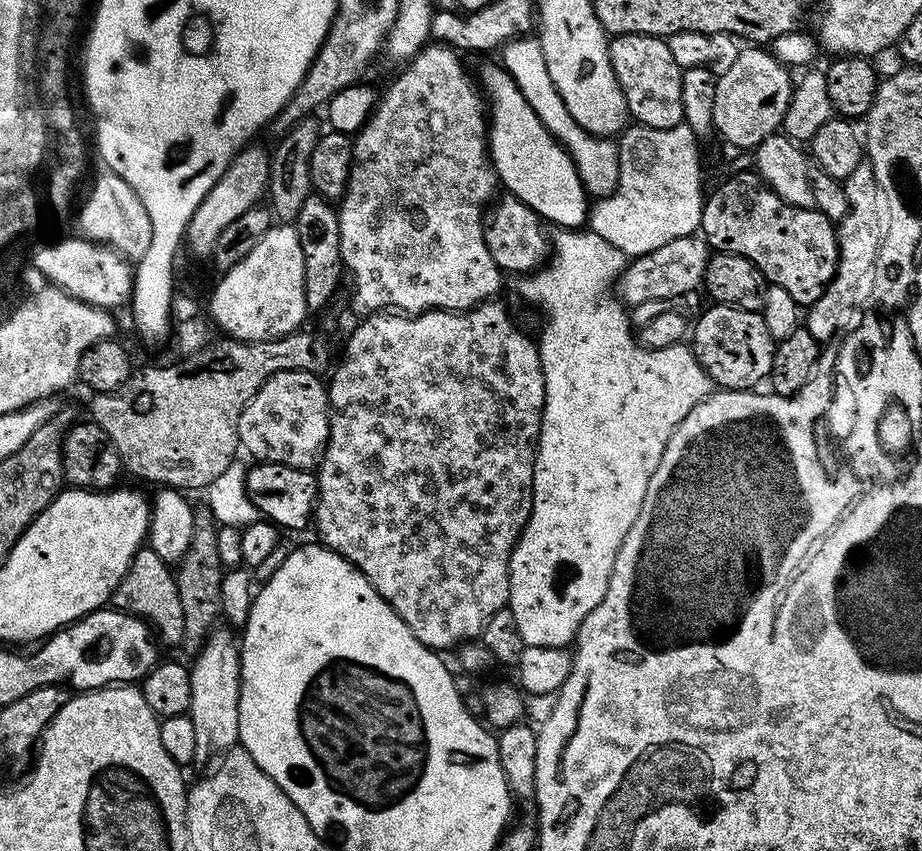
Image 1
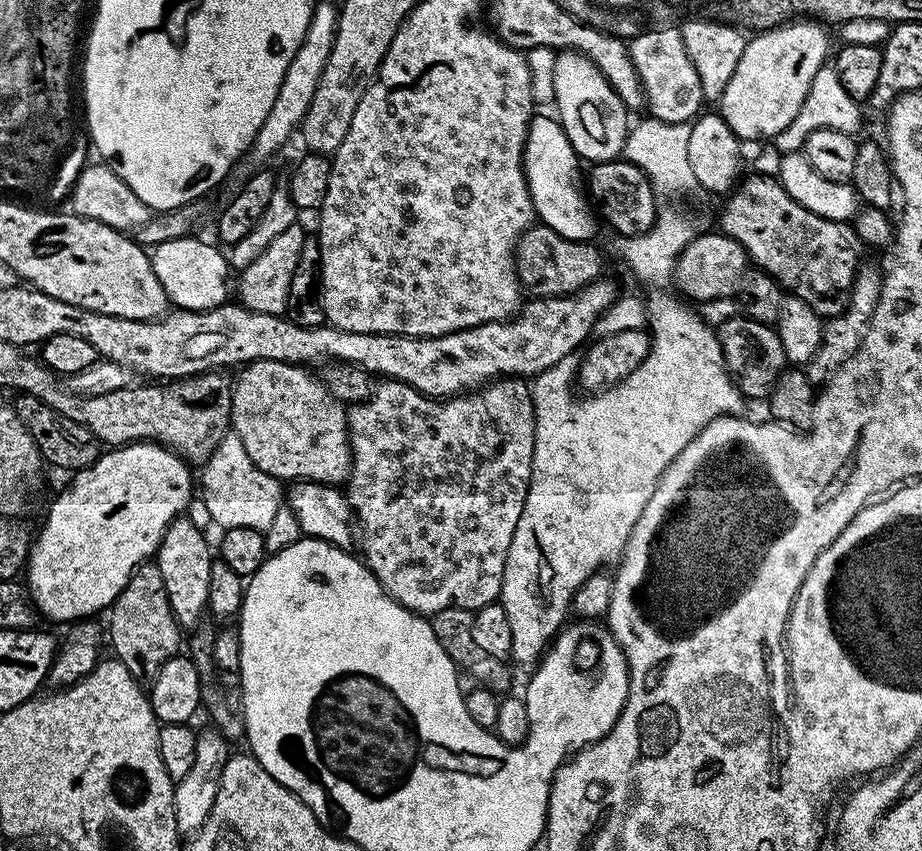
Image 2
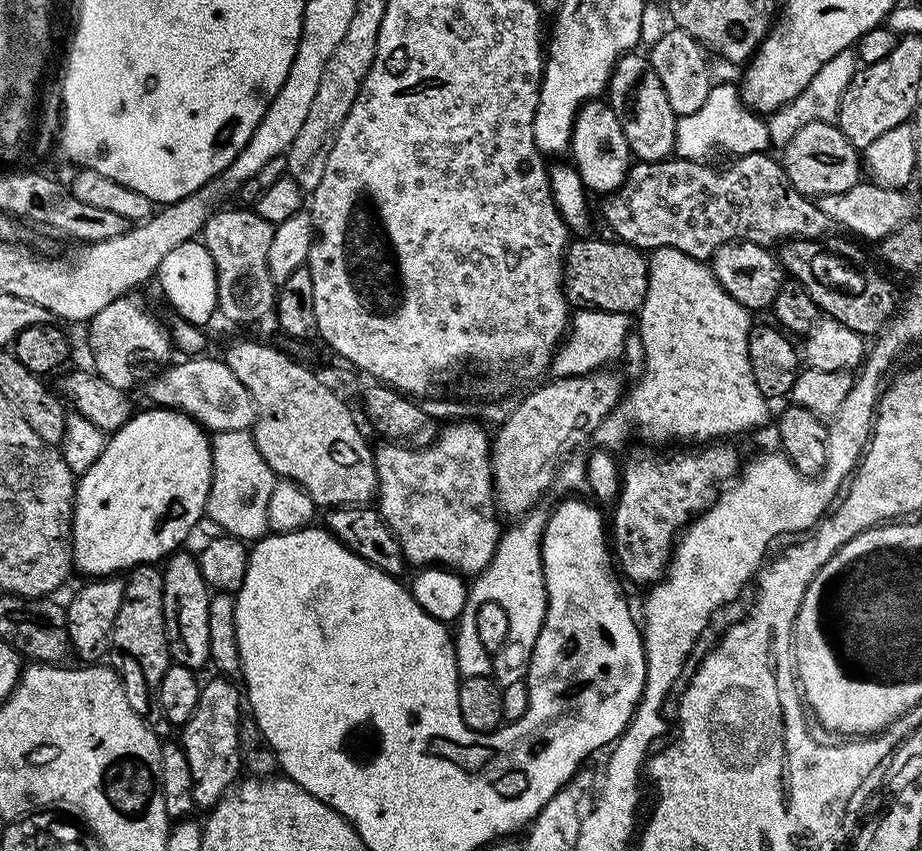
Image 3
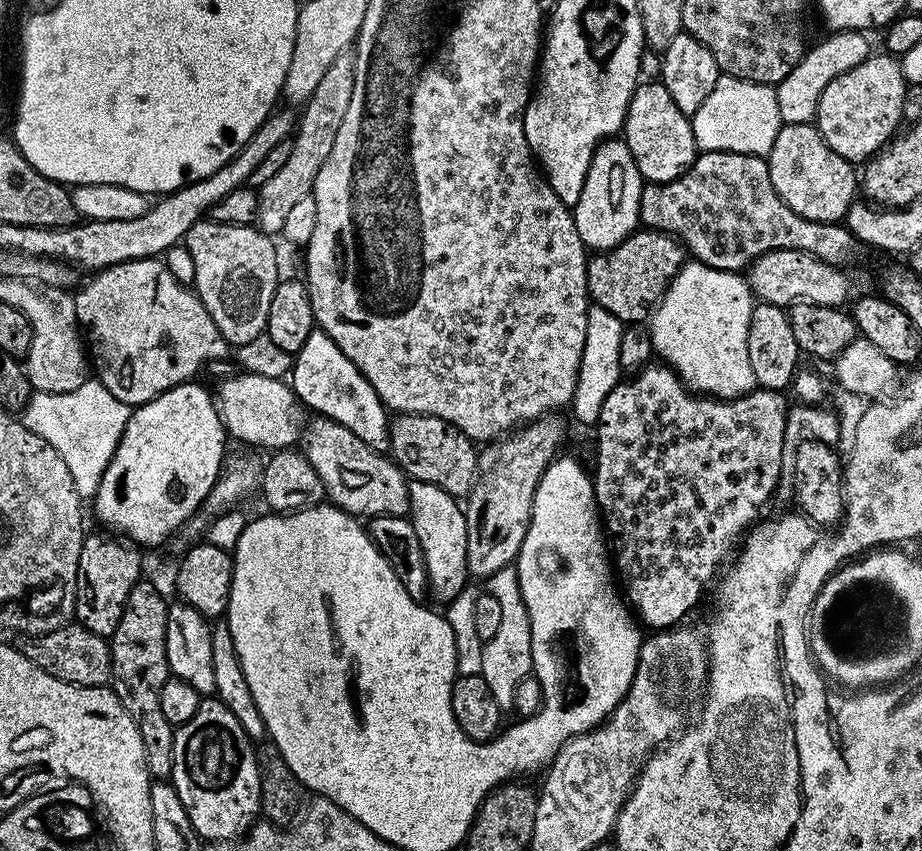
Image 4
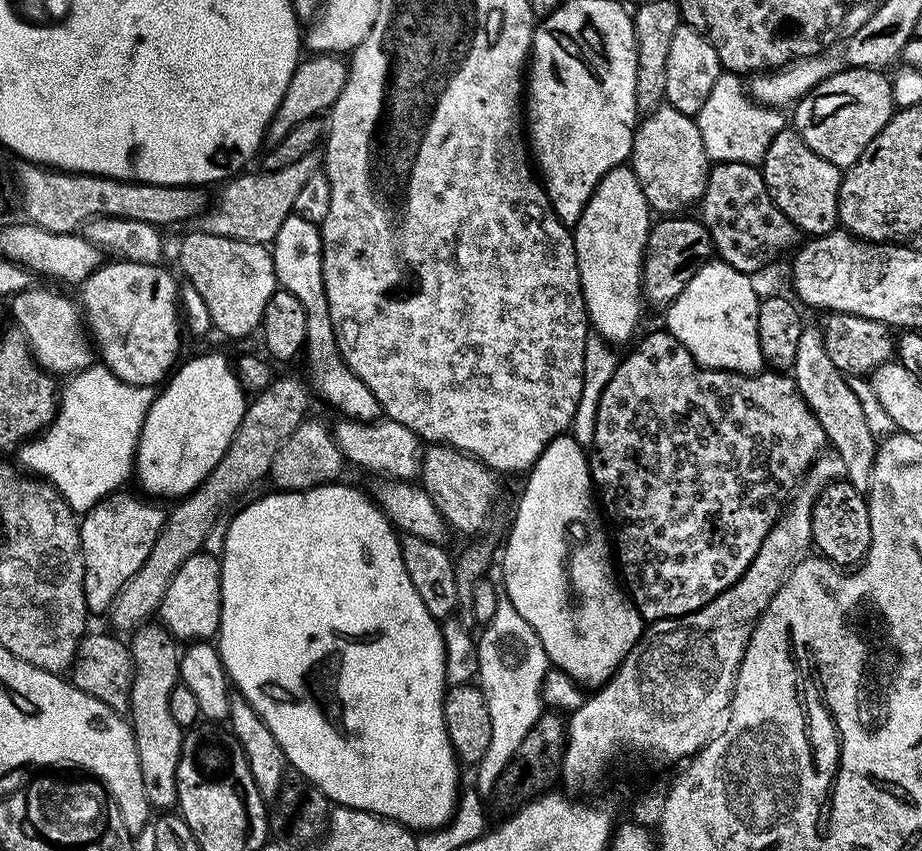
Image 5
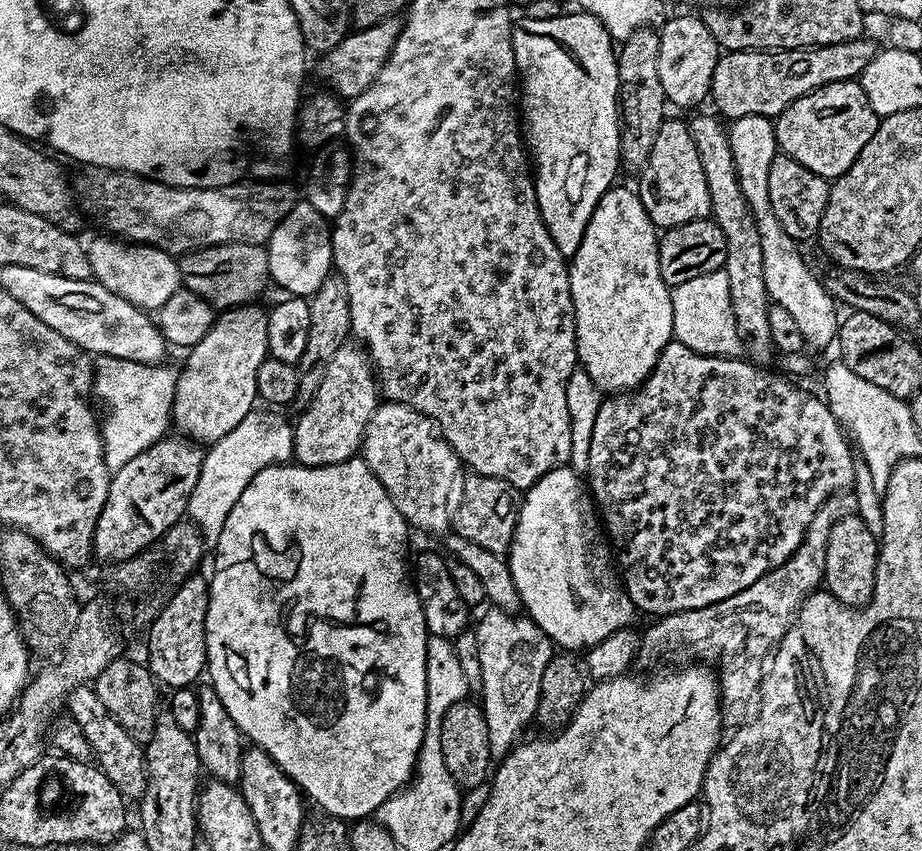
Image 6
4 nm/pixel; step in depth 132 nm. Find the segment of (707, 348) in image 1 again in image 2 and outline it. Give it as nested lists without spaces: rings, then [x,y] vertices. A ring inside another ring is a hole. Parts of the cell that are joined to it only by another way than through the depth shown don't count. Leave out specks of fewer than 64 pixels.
[[[747,315],[732,316],[724,325],[719,325],[720,345],[724,350],[724,362],[729,372],[738,381],[741,392],[749,401],[771,396],[778,378],[786,370],[782,338],[779,331],[771,324],[763,324]]]

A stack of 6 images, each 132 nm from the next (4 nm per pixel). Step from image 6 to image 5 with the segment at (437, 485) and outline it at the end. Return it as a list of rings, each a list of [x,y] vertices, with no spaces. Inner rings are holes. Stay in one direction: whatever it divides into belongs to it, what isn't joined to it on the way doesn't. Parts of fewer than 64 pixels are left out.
[[[340,418],[337,421],[337,424],[331,425],[332,437],[335,438],[336,445],[349,465],[357,464],[368,472],[388,476],[384,478],[392,482],[412,482],[421,475],[422,441],[416,433],[402,426],[402,422],[394,422],[387,418],[371,422],[347,418]]]

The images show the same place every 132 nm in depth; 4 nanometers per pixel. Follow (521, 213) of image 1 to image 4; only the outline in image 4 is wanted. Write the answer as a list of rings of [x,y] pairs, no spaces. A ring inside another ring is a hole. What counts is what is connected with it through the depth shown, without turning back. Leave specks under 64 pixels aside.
[[[637,230],[606,254],[596,254],[588,262],[588,294],[592,304],[610,310],[626,326],[649,319],[670,282],[686,263],[686,249],[675,236],[655,230]]]

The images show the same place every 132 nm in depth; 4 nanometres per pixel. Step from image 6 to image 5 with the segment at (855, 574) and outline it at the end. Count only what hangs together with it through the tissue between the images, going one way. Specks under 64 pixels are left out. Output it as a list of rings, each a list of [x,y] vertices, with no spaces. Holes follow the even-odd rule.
[[[840,478],[828,484],[817,496],[812,510],[812,541],[815,551],[823,556],[825,560],[833,565],[856,566],[867,554],[870,546],[870,514],[868,513],[868,502],[865,493],[859,492],[852,484],[844,478]]]

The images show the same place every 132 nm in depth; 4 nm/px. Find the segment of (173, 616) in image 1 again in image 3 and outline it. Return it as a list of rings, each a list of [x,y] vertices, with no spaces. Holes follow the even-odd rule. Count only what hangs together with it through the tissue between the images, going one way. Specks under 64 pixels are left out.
[[[141,564],[131,569],[124,580],[124,601],[118,606],[118,618],[114,618],[110,645],[111,663],[126,681],[129,700],[137,705],[146,703],[148,696],[150,700],[150,694],[160,687],[162,674],[168,669],[170,657],[165,630],[164,573],[159,567]]]

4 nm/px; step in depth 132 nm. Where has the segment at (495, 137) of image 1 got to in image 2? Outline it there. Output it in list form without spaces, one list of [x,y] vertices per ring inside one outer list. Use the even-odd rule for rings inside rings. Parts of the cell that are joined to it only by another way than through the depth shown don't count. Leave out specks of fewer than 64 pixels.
[[[533,115],[528,126],[528,140],[524,143],[524,176],[528,180],[532,204],[539,223],[553,228],[562,238],[591,241],[598,216],[582,183],[582,161],[574,146],[570,146],[570,138],[566,138],[559,119],[549,116]]]

